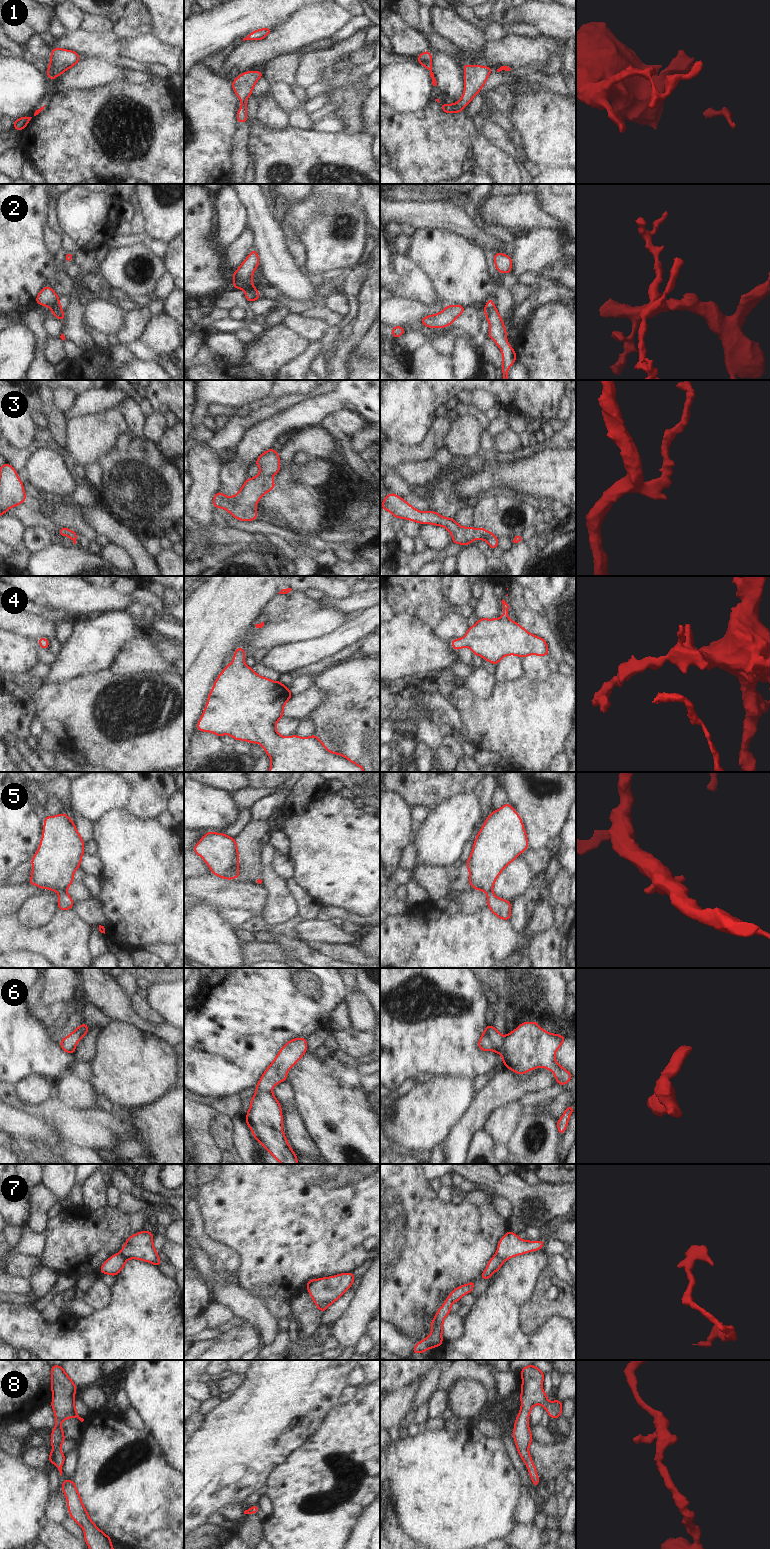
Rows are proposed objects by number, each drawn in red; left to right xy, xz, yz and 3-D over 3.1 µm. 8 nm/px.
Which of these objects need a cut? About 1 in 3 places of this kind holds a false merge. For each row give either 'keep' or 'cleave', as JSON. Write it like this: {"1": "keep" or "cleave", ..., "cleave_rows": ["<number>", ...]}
{"1": "keep", "2": "keep", "3": "keep", "4": "keep", "5": "keep", "6": "keep", "7": "cleave", "8": "keep", "cleave_rows": ["7"]}

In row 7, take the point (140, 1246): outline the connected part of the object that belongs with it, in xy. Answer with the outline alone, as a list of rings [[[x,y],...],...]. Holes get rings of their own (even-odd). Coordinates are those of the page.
[[[146,1230],[128,1237],[119,1254],[126,1259],[139,1259],[159,1267],[161,1260],[154,1248],[153,1236]]]

